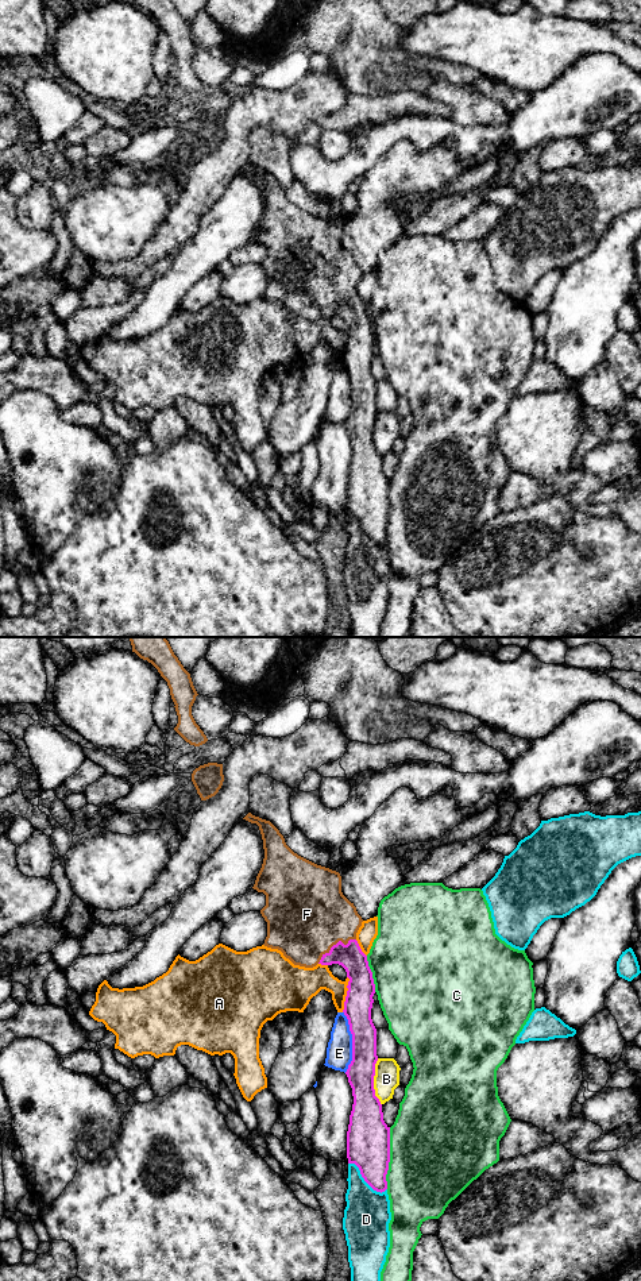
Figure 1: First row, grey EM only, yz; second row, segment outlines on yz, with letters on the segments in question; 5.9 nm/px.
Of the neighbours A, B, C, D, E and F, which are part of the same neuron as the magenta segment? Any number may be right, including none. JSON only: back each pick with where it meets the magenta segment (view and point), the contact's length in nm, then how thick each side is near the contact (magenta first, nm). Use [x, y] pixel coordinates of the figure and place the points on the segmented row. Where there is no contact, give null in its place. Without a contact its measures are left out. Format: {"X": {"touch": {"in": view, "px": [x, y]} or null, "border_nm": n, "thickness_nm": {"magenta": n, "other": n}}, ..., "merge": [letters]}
{"F": {"touch": {"in": "yz", "px": [336, 944]}, "border_nm": 280, "thickness_nm": {"magenta": 150, "other": 480}}, "merge": ["F"]}

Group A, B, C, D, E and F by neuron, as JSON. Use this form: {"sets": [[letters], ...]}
{"sets": [["A"], ["B"], ["C"], ["D"], ["E"], ["F"]]}

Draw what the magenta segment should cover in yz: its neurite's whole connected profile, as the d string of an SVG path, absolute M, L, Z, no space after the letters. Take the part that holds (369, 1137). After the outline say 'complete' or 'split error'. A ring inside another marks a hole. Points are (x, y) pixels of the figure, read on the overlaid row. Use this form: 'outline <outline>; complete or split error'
outline M248 813L243 819L256 823L259 826L264 858L262 868L256 876L254 890L266 895L266 906L260 910L262 917L267 922L267 937L264 946L278 949L289 958L294 965L313 968L317 964L321 965L341 965L348 981L348 991L344 1002L344 1015L348 1019L350 1031L352 1034L352 1061L345 1072L348 1083L352 1088L354 1104L350 1115L350 1124L347 1131L347 1158L348 1164L355 1164L364 1181L377 1192L385 1192L387 1189L386 1174L390 1162L390 1127L383 1120L382 1104L375 1096L374 1076L377 1056L377 1029L371 1019L371 1008L374 1003L375 984L372 972L368 966L367 956L362 952L356 933L362 926L362 917L358 914L356 907L341 892L341 876L339 872L329 868L317 865L297 853L294 853L285 842L279 830L266 819Z; split error

